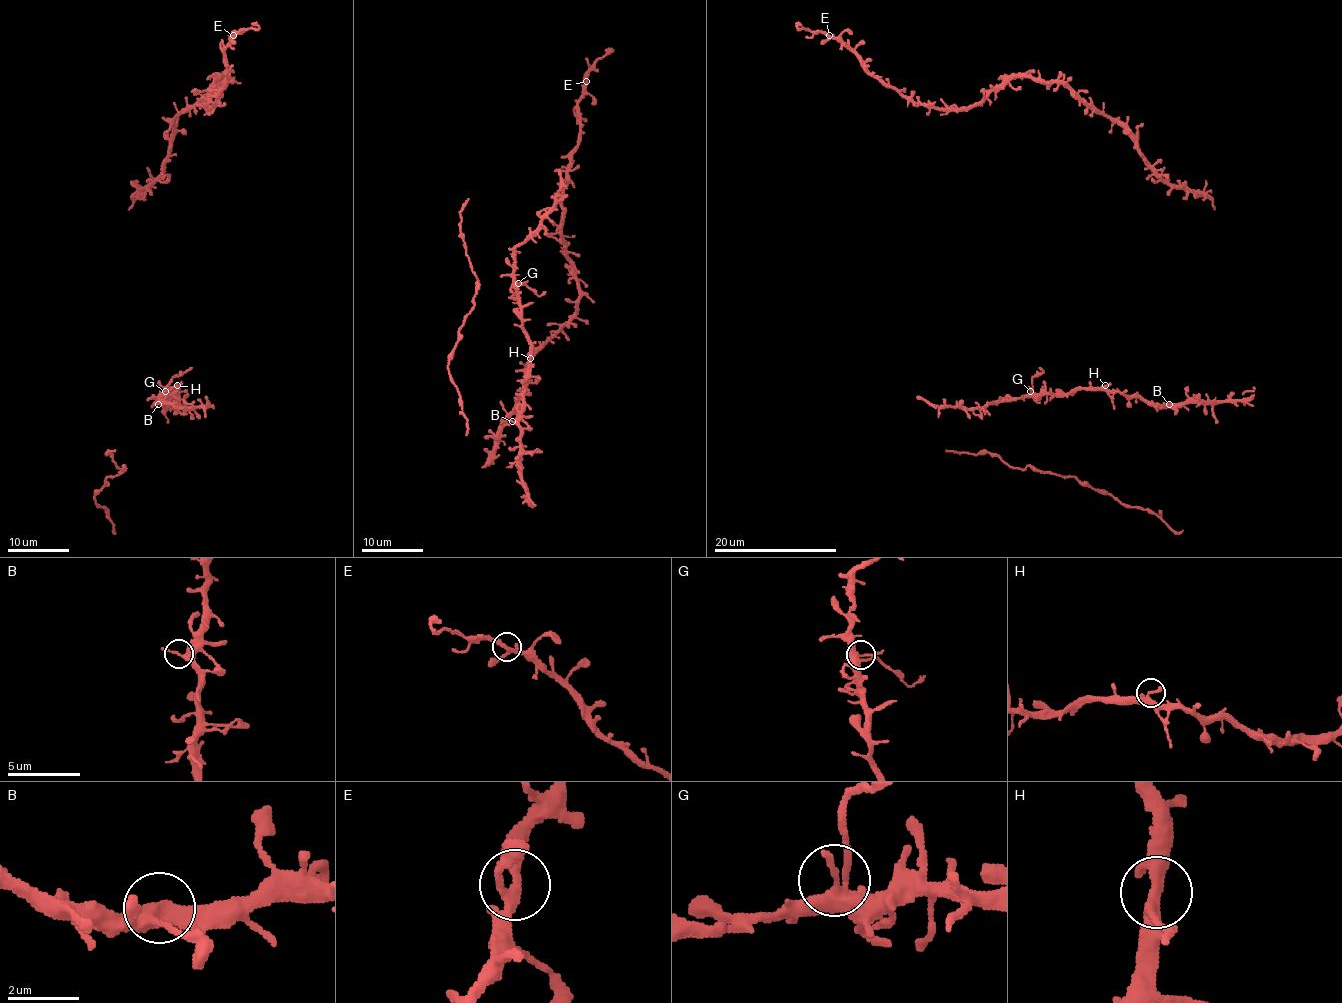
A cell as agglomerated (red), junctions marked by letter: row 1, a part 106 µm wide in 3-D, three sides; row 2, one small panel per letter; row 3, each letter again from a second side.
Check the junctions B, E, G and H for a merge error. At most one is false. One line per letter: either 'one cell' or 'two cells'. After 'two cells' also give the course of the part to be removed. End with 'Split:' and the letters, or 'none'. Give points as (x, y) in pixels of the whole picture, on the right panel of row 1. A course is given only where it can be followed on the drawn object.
B: one cell
E: one cell
G: one cell
H: one cell
Split: none

